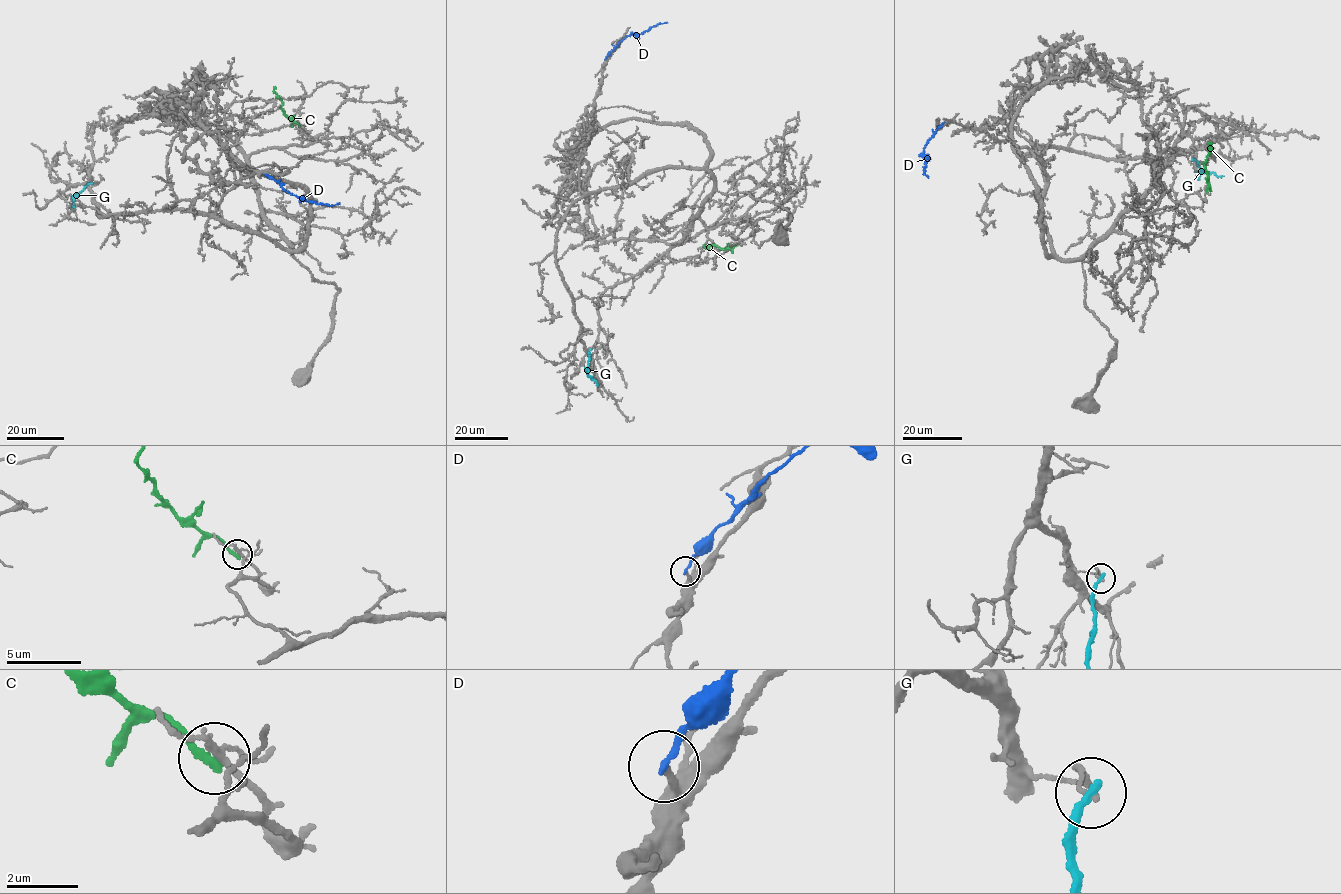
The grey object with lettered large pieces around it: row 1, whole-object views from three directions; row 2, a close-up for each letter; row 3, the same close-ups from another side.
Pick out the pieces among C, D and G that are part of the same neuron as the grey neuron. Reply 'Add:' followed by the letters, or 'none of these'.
Add: none of these

